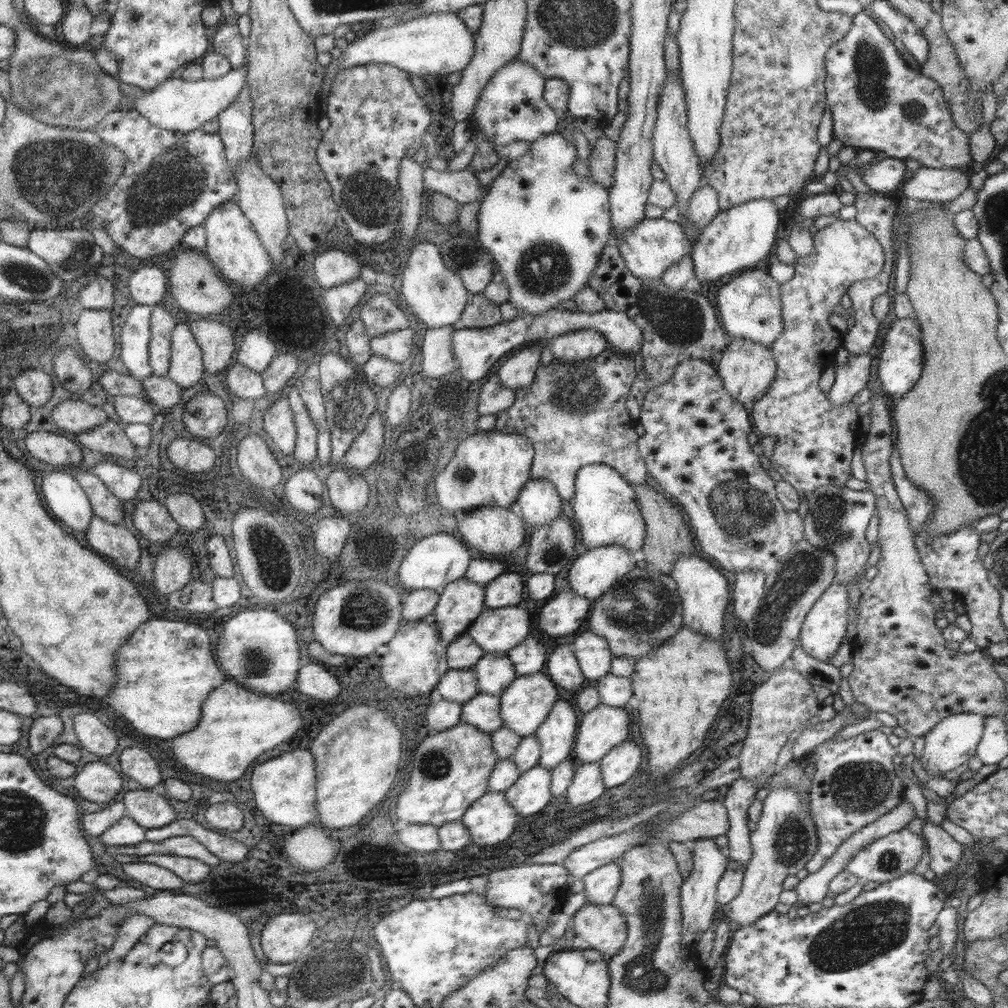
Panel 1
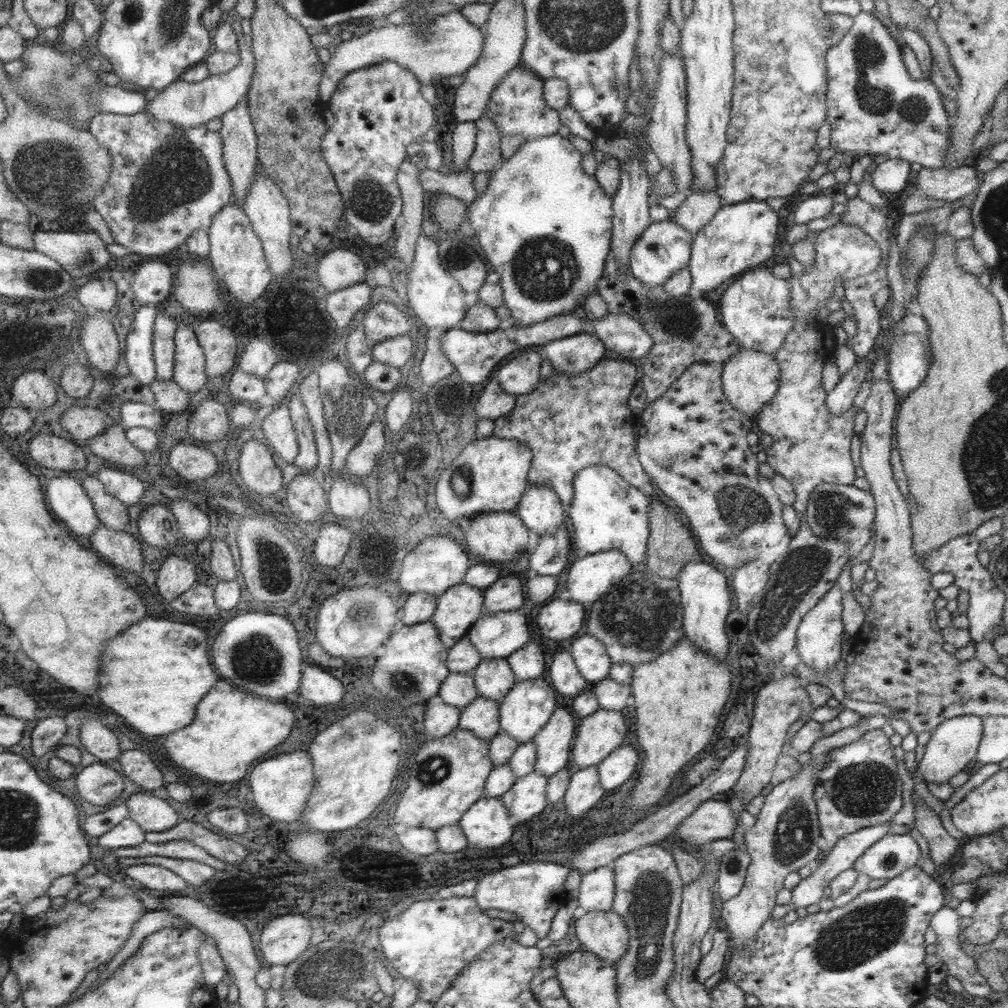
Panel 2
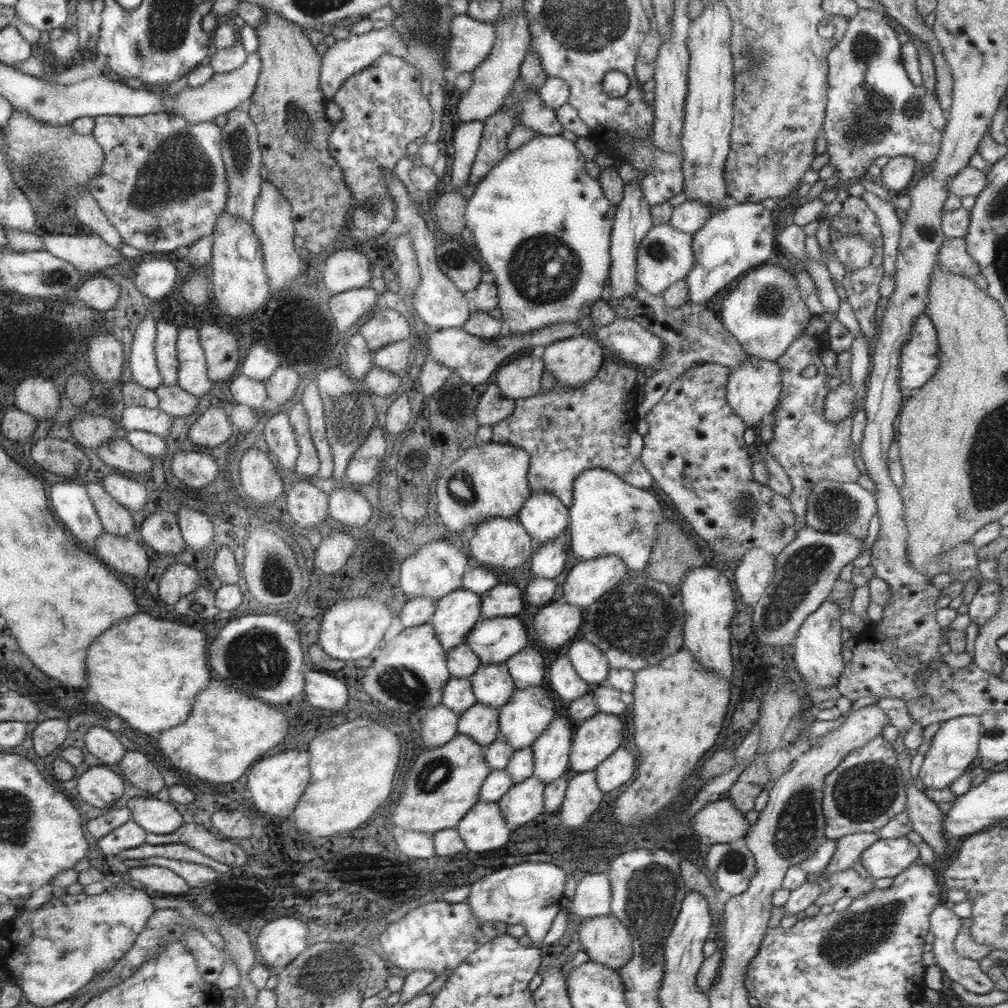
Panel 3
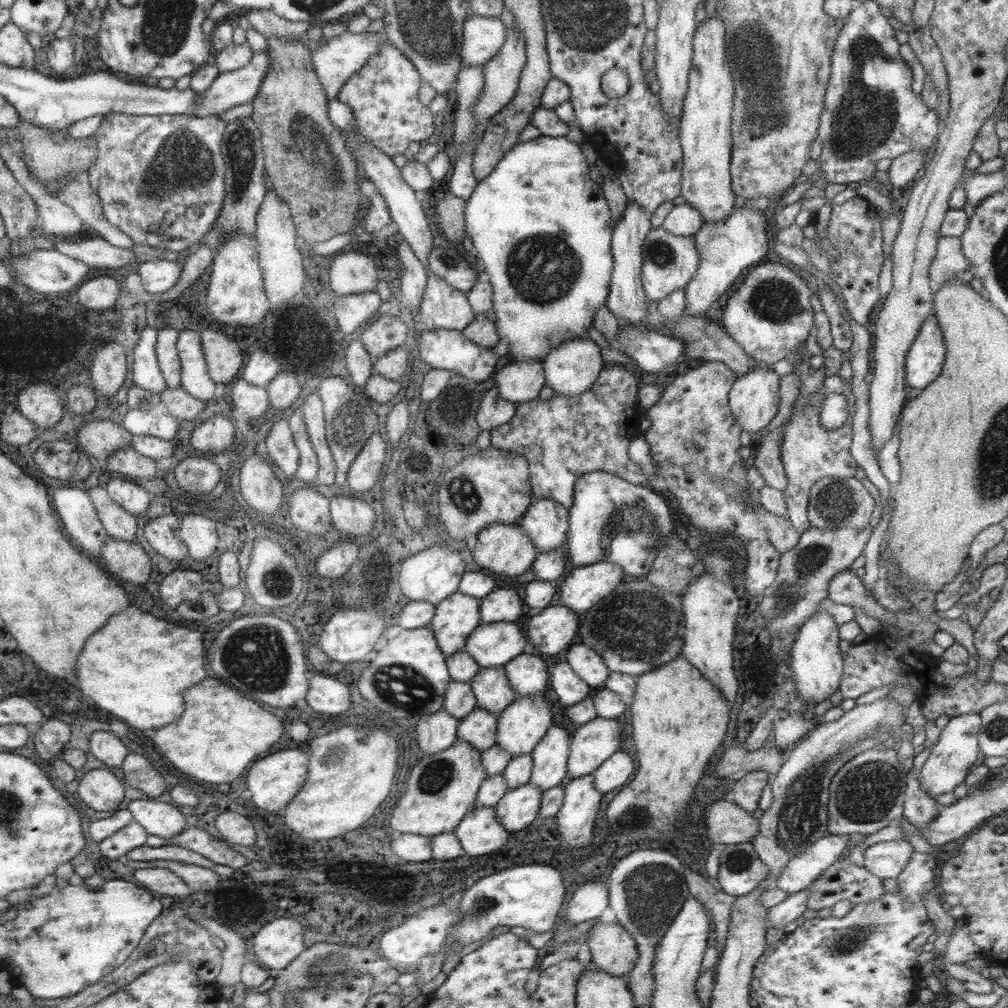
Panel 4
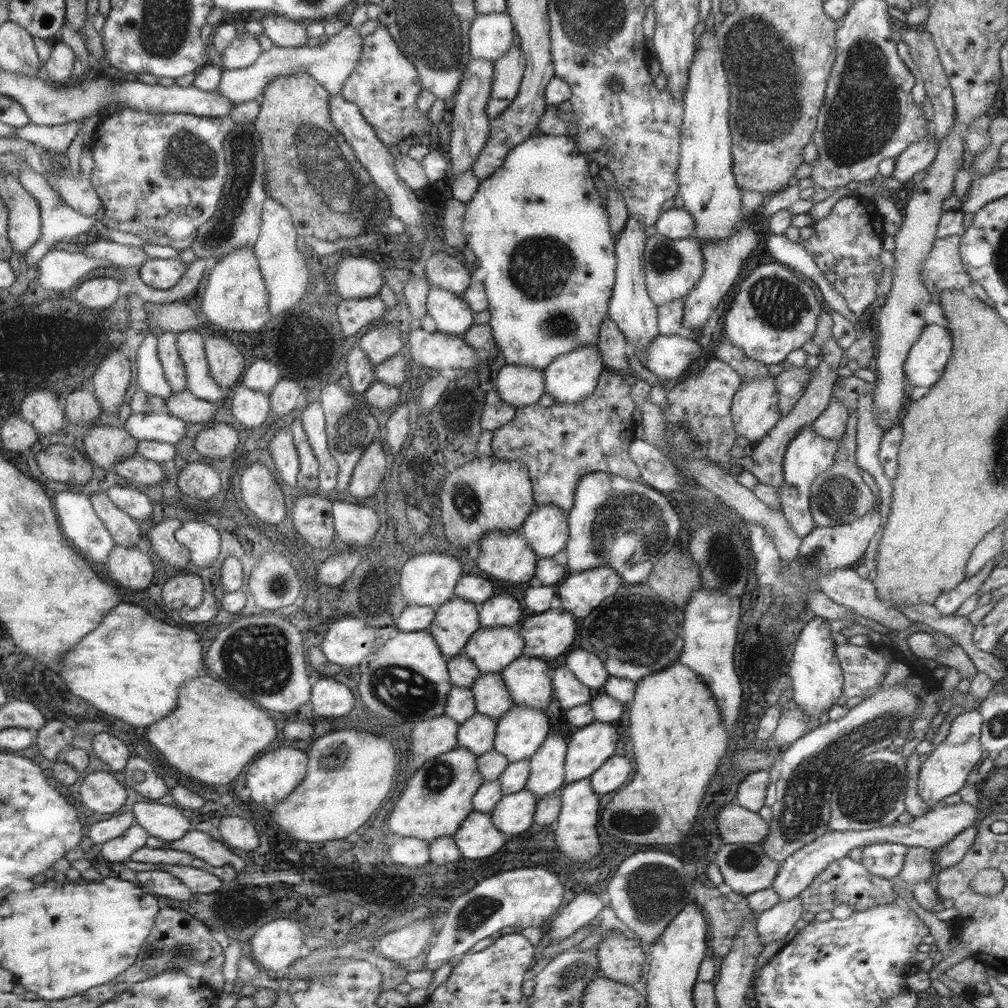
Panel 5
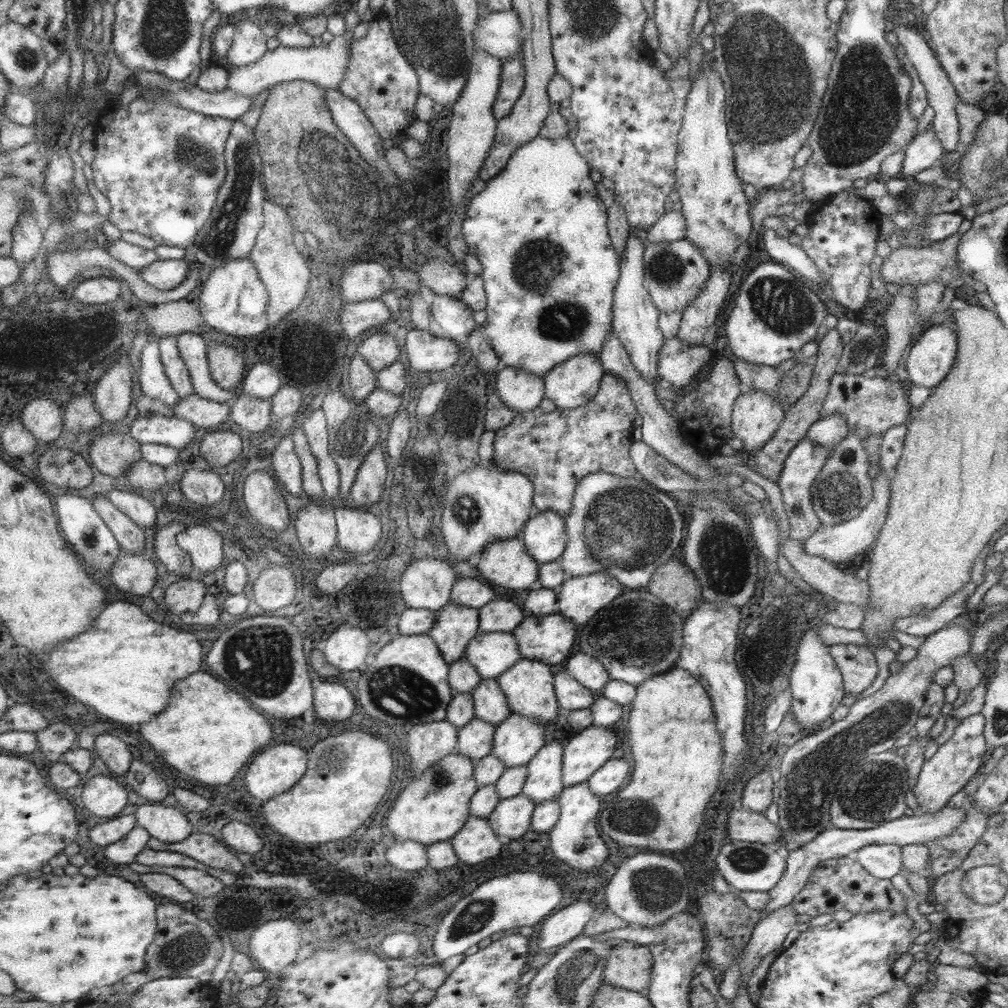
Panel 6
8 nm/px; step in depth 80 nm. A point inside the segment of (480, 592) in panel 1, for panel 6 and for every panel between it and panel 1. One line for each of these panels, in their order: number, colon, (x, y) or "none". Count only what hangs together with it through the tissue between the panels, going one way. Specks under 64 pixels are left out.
2: (459, 607)
3: (456, 613)
4: (455, 618)
5: (454, 621)
6: (454, 626)

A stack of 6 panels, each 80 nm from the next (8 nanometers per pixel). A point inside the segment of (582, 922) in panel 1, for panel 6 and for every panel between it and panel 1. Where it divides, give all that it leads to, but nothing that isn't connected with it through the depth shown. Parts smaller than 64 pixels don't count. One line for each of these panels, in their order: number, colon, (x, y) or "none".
2: (604, 934)
3: (604, 939)
4: (612, 948)
5: (619, 958)
6: (627, 965)

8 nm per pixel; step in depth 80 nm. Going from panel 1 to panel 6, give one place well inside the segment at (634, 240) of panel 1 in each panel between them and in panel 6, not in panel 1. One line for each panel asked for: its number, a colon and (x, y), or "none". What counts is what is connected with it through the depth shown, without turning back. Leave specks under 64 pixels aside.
2: (663, 248)
3: (665, 254)
4: (669, 262)
5: (671, 267)
6: (674, 273)

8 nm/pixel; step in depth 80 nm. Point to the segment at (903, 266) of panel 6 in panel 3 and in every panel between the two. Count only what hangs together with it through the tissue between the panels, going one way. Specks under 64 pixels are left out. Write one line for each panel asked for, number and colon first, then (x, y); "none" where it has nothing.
3: (951, 255)
4: (948, 264)
5: (941, 270)

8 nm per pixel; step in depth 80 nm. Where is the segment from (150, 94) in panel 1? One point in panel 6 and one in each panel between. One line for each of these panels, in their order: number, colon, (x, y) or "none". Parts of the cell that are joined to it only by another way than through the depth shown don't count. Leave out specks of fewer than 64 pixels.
2: (187, 105)
3: (222, 93)
4: (227, 90)
5: (330, 63)
6: (323, 64)

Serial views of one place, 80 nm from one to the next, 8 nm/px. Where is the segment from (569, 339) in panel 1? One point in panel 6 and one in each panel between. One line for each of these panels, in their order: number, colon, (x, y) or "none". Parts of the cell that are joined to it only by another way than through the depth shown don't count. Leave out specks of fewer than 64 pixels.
2: (574, 354)
3: (574, 360)
4: (569, 368)
5: (569, 377)
6: (571, 383)

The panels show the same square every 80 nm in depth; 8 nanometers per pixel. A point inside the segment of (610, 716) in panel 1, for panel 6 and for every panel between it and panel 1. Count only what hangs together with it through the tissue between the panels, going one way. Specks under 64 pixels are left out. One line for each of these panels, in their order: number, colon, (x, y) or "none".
2: (597, 734)
3: (594, 739)
4: (593, 742)
5: (590, 745)
6: (587, 750)

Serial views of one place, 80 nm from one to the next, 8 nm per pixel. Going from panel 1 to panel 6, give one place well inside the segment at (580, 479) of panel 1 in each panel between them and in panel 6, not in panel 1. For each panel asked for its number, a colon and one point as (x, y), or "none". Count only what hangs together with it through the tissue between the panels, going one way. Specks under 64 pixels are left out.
2: (606, 512)
3: (607, 516)
4: (610, 518)
5: (613, 521)
6: (622, 526)

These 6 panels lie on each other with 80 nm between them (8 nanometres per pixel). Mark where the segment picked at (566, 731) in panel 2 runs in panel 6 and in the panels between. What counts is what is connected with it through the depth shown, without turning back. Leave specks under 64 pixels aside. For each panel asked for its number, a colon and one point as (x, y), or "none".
3: (551, 750)
4: (549, 757)
5: (546, 774)
6: (543, 782)

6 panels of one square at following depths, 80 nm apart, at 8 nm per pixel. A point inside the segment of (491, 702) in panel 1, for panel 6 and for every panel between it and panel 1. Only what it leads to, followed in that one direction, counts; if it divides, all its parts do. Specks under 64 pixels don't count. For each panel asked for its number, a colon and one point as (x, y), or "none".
2: (480, 716)
3: (479, 722)
4: (478, 727)
5: (476, 733)
6: (474, 739)

